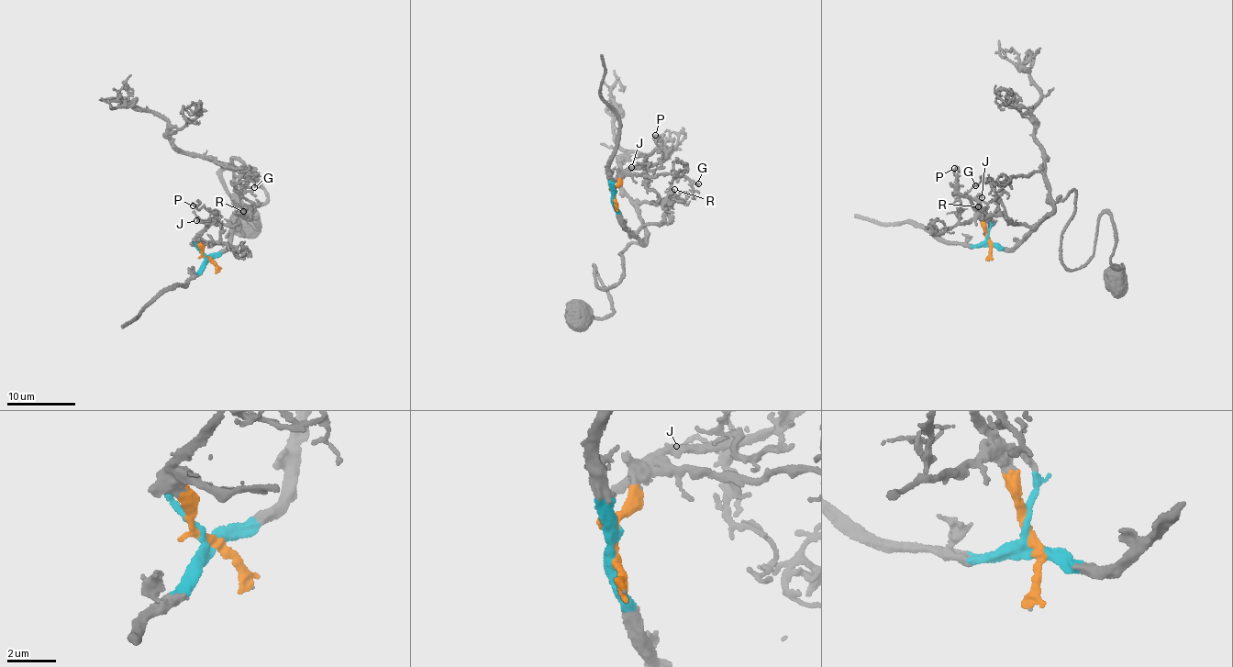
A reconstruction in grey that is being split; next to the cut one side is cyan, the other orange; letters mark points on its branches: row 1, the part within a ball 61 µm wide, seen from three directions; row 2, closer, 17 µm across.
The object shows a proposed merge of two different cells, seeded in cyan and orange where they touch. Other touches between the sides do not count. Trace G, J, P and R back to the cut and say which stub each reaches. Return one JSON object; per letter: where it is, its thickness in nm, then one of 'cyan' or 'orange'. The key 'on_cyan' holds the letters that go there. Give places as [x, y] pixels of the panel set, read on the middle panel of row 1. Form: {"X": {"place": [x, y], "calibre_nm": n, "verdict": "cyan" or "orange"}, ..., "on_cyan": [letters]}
{"G": {"place": [698, 183], "calibre_nm": 120, "verdict": "cyan"}, "J": {"place": [631, 167], "calibre_nm": 170, "verdict": "orange"}, "P": {"place": [655, 135], "calibre_nm": 170, "verdict": "orange"}, "R": {"place": [674, 189], "calibre_nm": 160, "verdict": "cyan"}, "on_cyan": ["G", "R"]}

